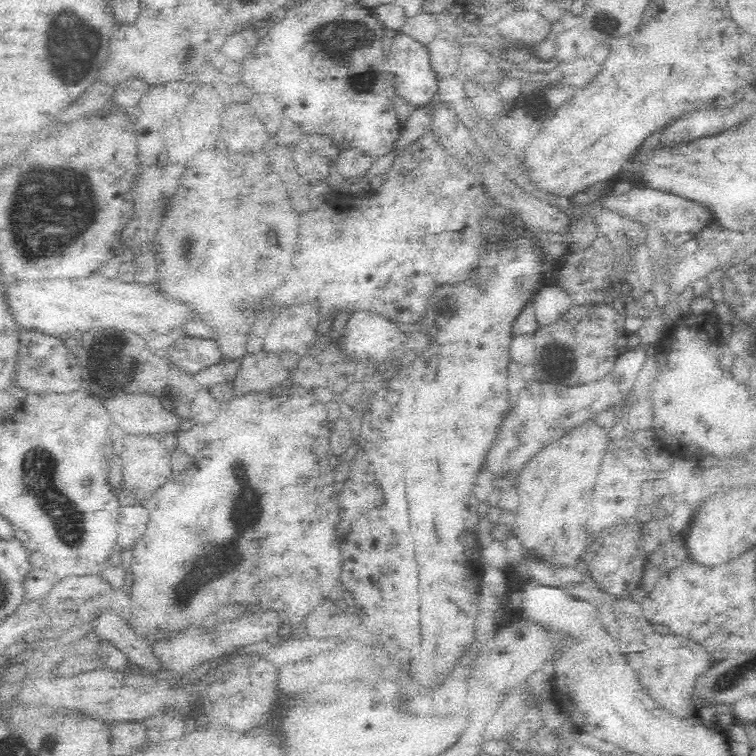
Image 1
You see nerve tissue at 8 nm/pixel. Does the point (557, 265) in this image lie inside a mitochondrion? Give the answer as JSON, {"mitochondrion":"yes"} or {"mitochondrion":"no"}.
{"mitochondrion":"no"}

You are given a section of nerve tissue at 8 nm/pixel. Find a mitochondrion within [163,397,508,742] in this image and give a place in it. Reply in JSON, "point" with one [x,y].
{"point":[248,512]}

